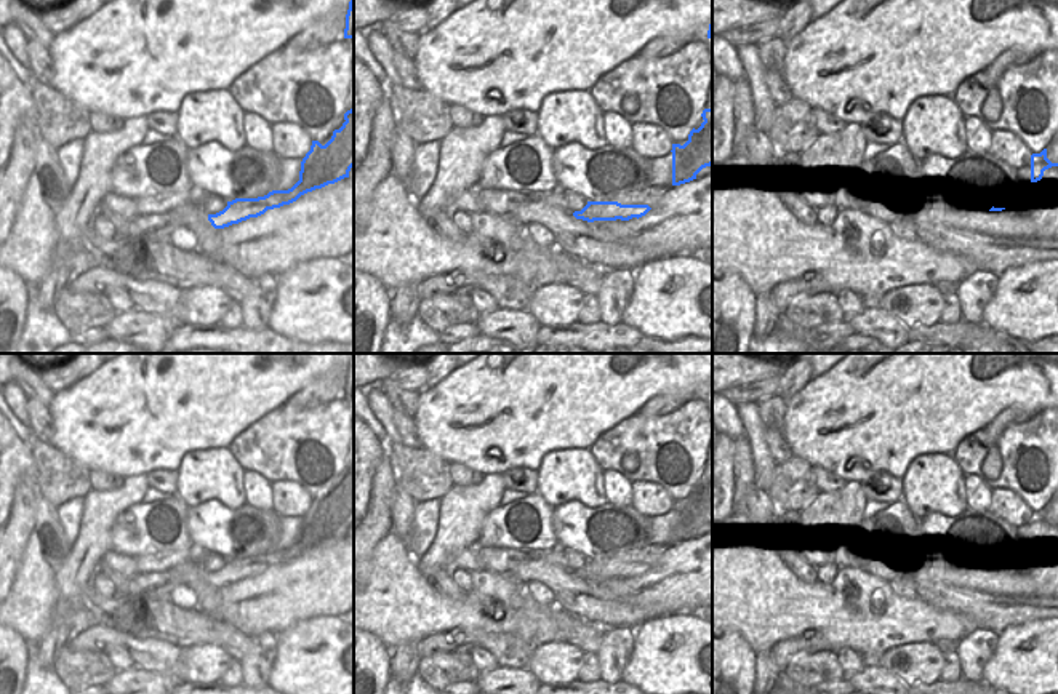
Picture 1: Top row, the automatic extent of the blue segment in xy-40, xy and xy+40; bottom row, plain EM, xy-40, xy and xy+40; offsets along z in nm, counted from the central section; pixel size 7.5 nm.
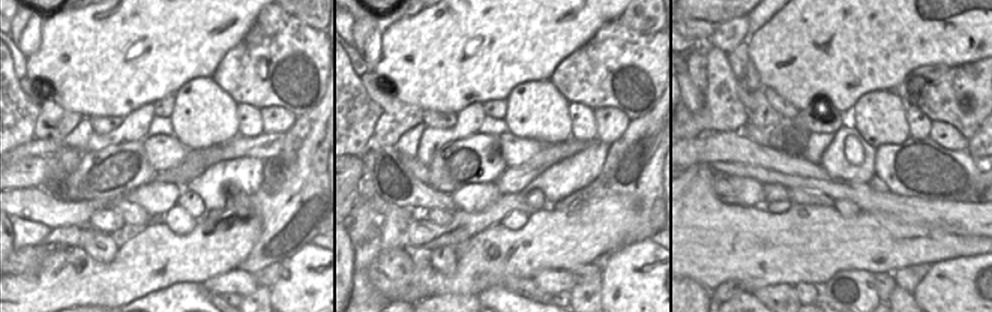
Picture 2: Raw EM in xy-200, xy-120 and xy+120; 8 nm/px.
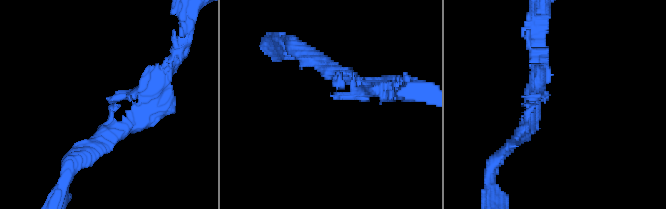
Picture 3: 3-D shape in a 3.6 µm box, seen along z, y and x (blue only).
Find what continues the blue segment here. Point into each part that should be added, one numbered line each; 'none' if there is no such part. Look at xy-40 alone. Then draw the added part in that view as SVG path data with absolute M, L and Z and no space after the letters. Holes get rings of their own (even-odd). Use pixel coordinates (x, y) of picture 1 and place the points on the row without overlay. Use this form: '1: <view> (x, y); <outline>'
none

